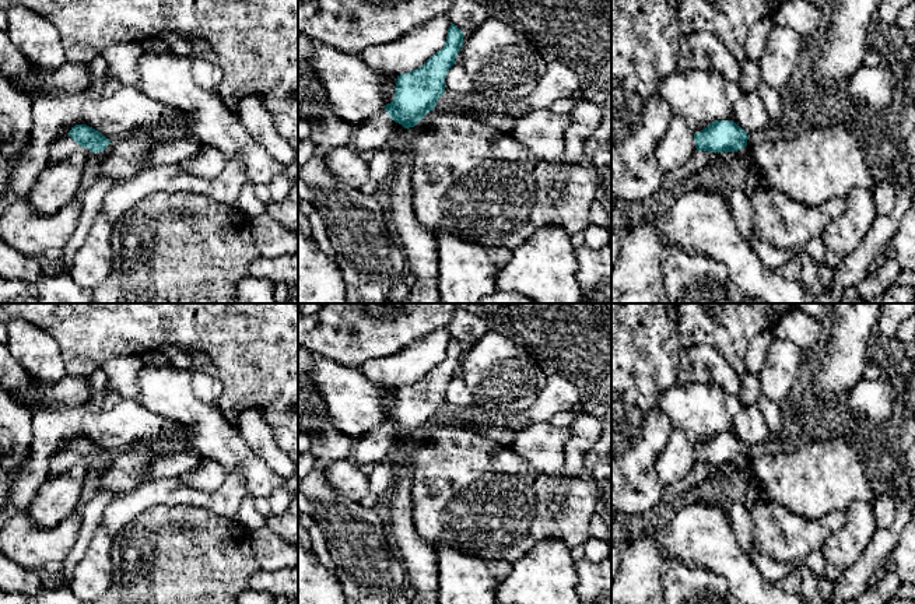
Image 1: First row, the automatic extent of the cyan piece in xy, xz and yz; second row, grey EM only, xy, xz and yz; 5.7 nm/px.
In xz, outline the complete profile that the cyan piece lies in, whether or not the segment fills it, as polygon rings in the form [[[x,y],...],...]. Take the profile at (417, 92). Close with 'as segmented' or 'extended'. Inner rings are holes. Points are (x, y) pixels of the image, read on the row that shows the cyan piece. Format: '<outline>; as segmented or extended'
[[[451,22],[445,45],[431,56],[421,67],[397,76],[395,96],[378,115],[354,127],[351,144],[360,151],[381,151],[386,148],[389,137],[400,130],[414,127],[430,110],[437,106],[439,96],[445,92],[445,78],[463,45],[463,32]]]; extended

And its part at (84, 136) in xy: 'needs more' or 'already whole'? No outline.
needs more

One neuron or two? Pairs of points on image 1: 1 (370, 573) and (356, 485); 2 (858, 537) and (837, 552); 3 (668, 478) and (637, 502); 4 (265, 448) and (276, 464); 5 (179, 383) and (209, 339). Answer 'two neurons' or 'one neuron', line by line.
1: two neurons
2: one neuron
3: two neurons
4: one neuron
5: two neurons

